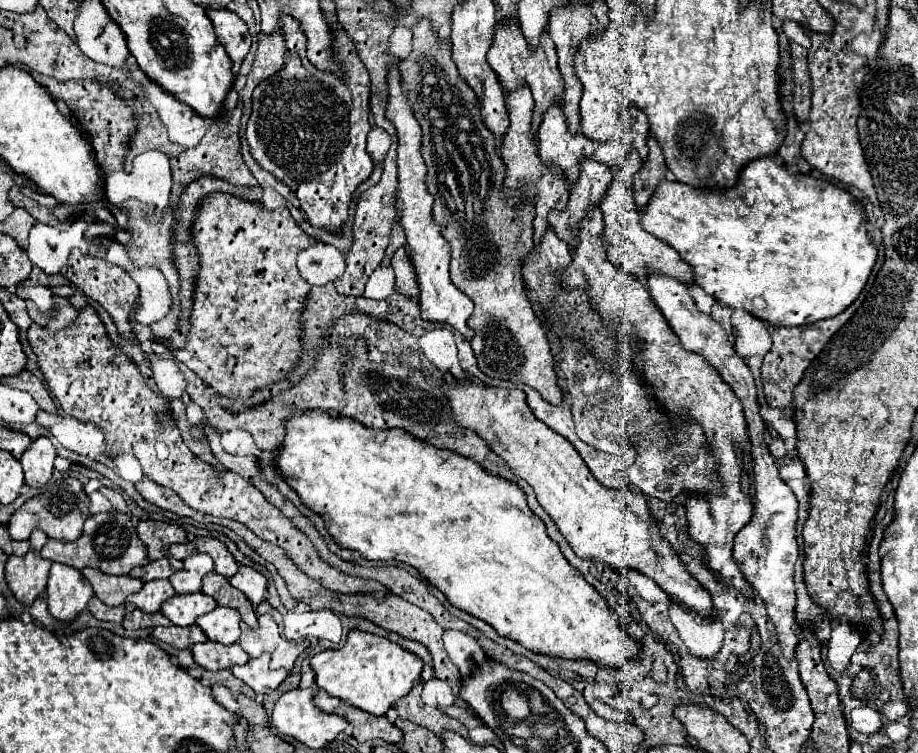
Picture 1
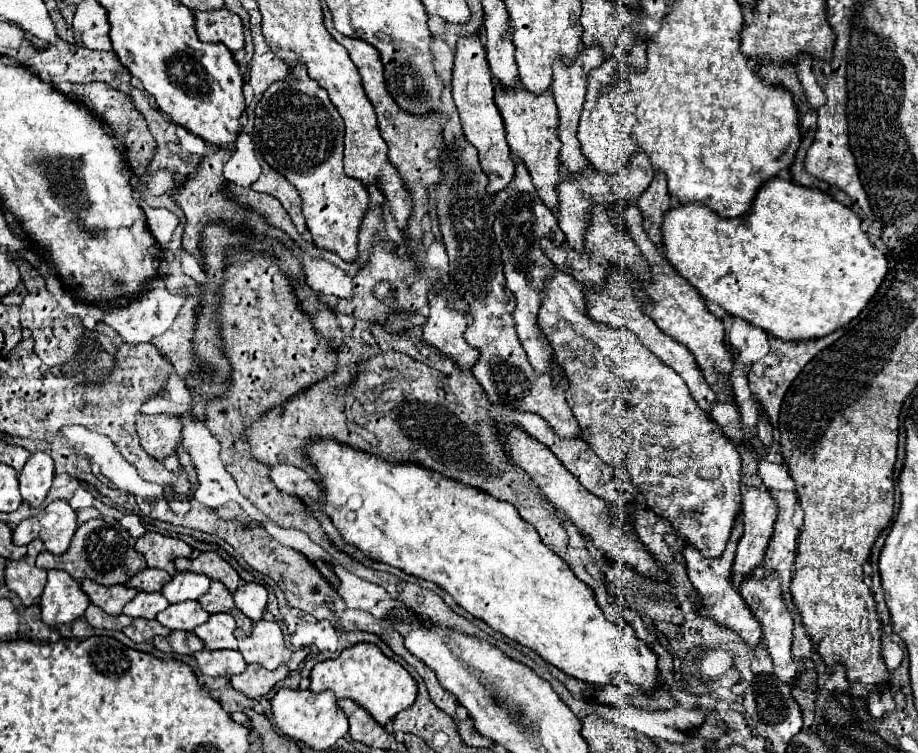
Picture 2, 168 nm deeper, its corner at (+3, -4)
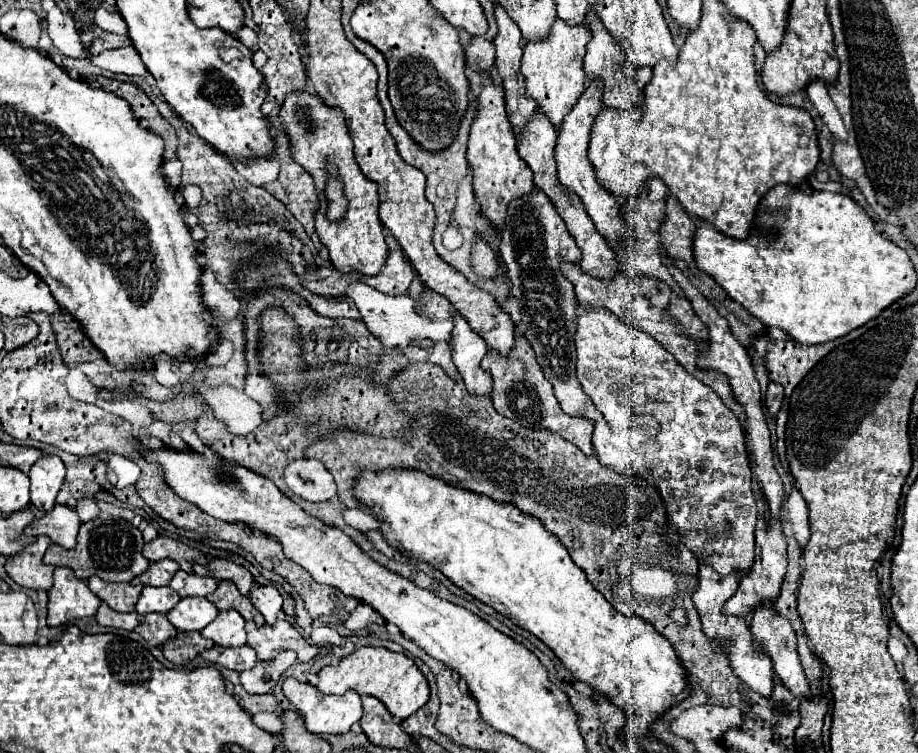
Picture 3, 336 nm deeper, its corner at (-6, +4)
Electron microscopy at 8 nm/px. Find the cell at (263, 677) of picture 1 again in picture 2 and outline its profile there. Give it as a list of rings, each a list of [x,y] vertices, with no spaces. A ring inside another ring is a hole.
[[[248,664],[248,668],[242,674],[232,676],[230,682],[234,684],[236,690],[240,690],[246,696],[258,700],[258,698],[266,696],[272,690],[274,684],[284,680],[288,676],[288,672],[290,670],[286,666],[280,666],[280,668],[270,672],[270,670],[266,670],[266,668],[258,666],[258,664]]]

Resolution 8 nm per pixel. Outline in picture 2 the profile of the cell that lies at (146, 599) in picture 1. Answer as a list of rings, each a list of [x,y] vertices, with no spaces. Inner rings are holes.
[[[138,592],[134,600],[124,606],[124,614],[132,618],[156,618],[170,602],[160,592]]]

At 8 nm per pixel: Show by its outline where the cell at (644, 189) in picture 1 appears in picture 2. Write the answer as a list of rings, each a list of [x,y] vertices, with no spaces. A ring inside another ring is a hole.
[[[662,172],[654,174],[654,180],[650,182],[650,188],[646,188],[646,192],[642,192],[642,196],[638,198],[636,204],[642,212],[646,234],[650,236],[650,240],[656,246],[660,246],[662,244],[662,232],[660,232],[662,218],[664,218],[664,212],[672,204],[668,188],[666,188],[666,178],[662,176]]]

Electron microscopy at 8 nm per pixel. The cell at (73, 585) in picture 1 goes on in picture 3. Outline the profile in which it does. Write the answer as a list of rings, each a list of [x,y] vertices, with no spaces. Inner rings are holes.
[[[55,568],[55,582],[49,590],[47,626],[61,626],[69,620],[95,616],[101,600],[87,588],[87,584],[71,572],[71,568]]]

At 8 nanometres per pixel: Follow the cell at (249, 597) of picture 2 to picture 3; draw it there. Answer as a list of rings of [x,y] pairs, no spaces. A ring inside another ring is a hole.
[[[255,586],[249,598],[253,606],[265,616],[265,622],[269,626],[273,626],[283,616],[283,610],[281,610],[283,598],[275,586]]]

